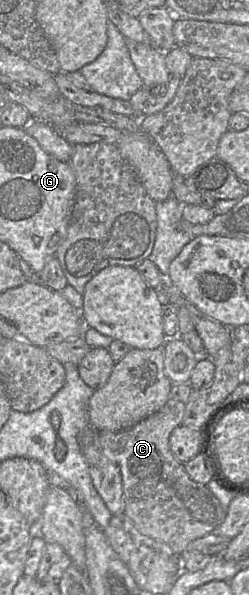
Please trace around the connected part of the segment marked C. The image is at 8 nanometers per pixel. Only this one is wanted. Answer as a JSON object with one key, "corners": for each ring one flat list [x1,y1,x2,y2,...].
{"corners":[[170,398,160,411,129,429,119,432,99,432,99,442,104,455,117,463,121,471,125,502,124,513,142,534,169,545,177,555,181,555,193,540,216,530,227,514,206,485,197,483,190,478,184,464,176,459,170,448,170,435,176,427,182,424,184,412,185,404]]}

